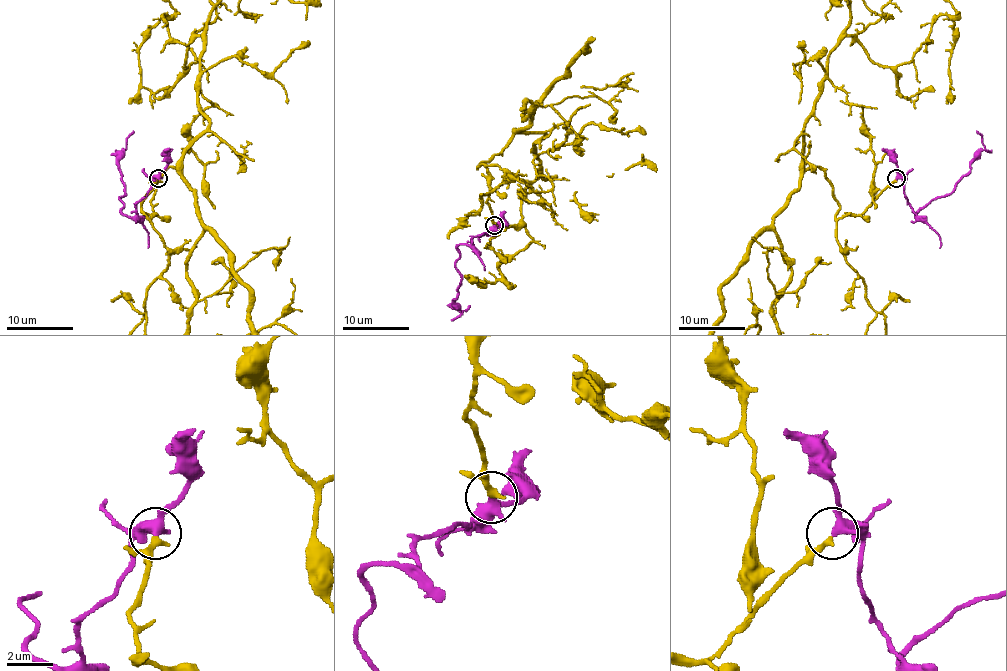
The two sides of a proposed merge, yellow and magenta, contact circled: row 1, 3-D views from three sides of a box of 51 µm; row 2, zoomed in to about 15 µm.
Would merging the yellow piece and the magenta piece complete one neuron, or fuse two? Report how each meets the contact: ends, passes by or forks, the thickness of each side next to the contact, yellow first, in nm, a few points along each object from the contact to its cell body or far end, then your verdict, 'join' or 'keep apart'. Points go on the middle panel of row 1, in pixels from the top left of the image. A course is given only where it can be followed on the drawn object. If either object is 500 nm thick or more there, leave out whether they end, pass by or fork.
yellow ends there; magenta passes by; 280 nm thick on the yellow side, 400 nm on the other; magenta runs (493, 225), (472, 239), (472, 245), (457, 247), (460, 286), (455, 307), (462, 314), (470, 306); join

